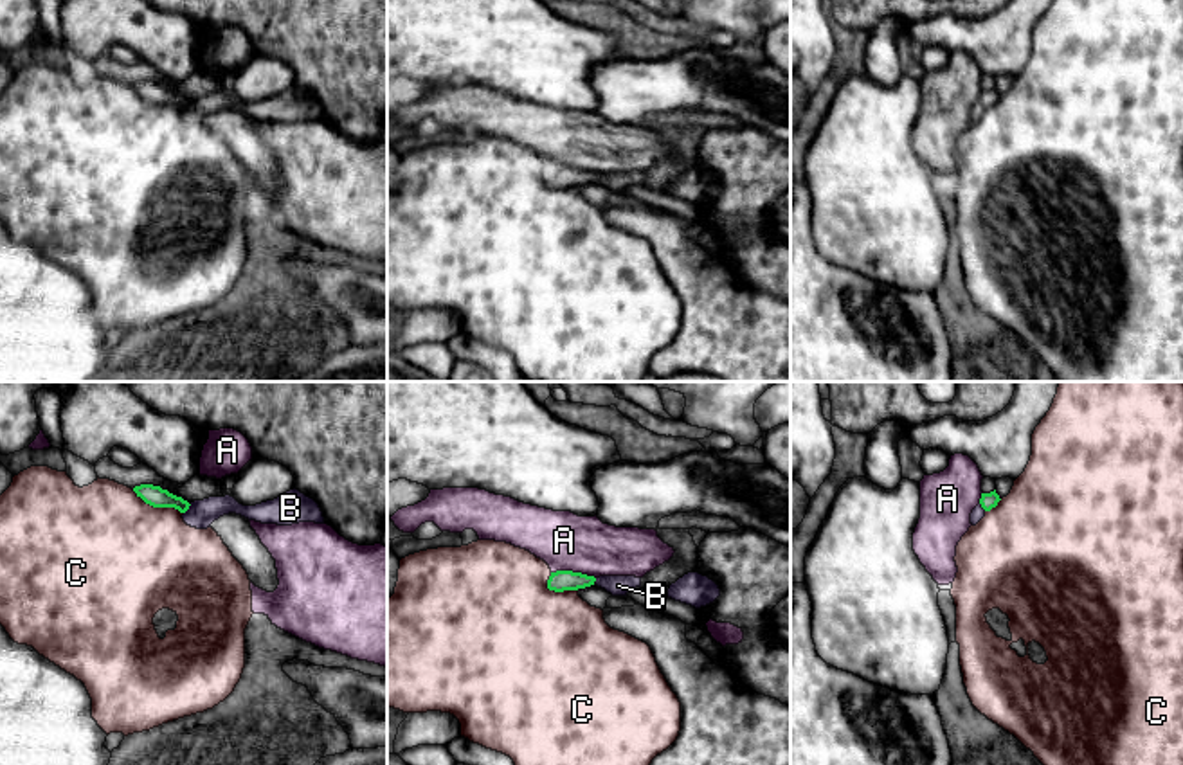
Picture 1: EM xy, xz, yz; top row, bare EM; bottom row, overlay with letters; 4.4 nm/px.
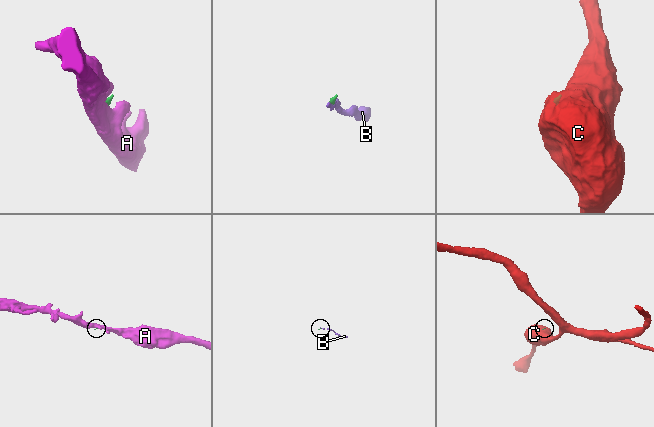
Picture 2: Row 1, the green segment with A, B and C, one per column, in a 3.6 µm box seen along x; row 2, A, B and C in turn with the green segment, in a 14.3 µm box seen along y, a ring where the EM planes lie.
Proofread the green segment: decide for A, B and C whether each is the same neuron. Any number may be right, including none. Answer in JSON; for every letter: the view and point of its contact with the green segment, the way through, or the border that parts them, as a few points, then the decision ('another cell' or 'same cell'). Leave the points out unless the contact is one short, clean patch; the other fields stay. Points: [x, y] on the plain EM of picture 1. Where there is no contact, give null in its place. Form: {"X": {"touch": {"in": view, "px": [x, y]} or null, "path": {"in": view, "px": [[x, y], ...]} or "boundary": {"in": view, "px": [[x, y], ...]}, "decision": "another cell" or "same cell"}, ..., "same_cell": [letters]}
{"A": {"touch": {"in": "xz", "px": [571, 168]}, "boundary": {"in": "xz", "px": [[551, 168], [580, 168], [595, 175]]}, "decision": "another cell"}, "B": {"touch": {"in": "xy", "px": [188, 105]}, "path": {"in": "xy", "px": [[153, 92], [188, 105], [202, 110]]}, "decision": "same cell"}, "C": {"touch": {"in": "xy", "px": [157, 103]}, "boundary": {"in": "xy", "px": [[132, 87], [153, 103], [173, 103], [182, 110]]}, "decision": "another cell"}, "same_cell": ["B"]}

